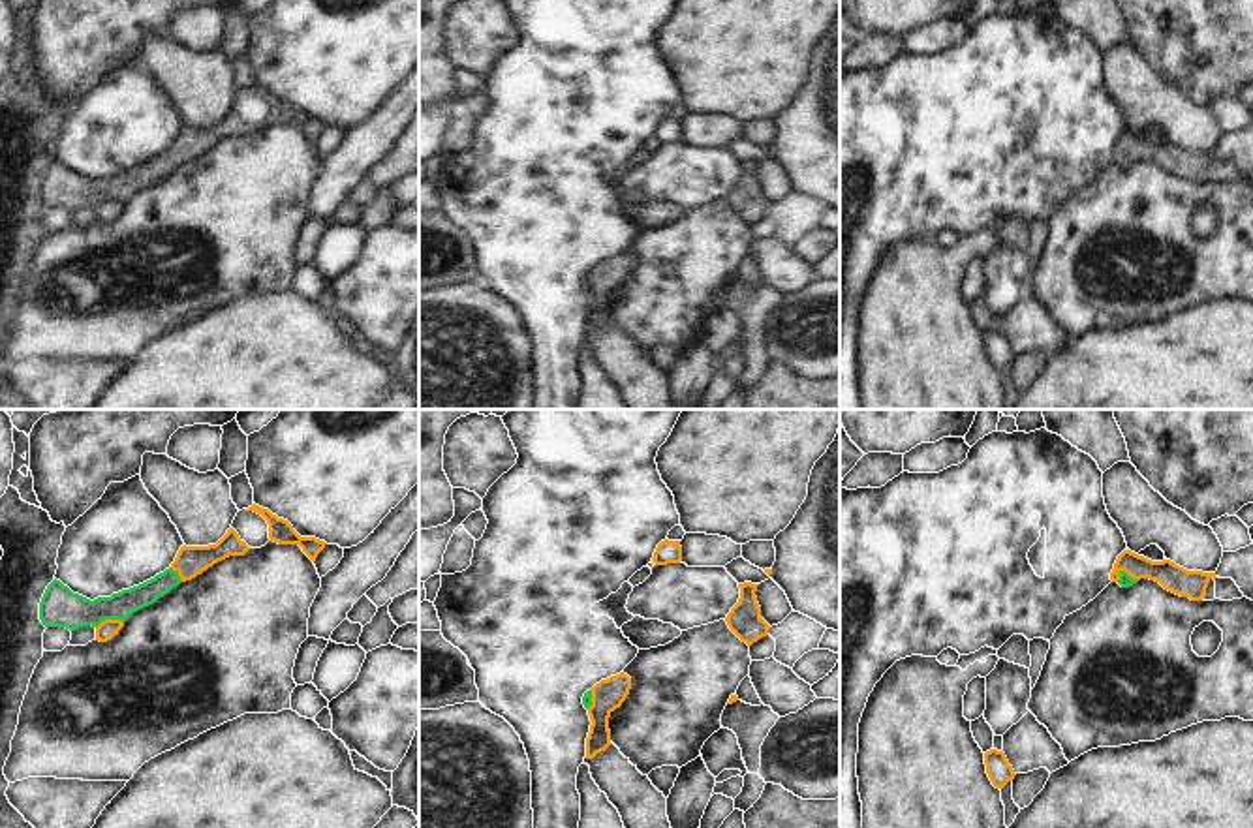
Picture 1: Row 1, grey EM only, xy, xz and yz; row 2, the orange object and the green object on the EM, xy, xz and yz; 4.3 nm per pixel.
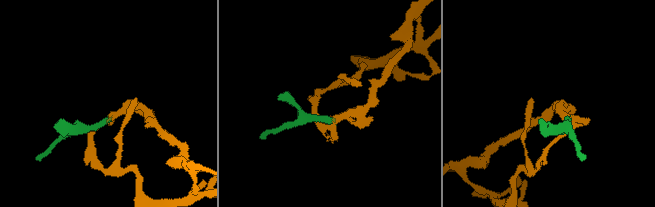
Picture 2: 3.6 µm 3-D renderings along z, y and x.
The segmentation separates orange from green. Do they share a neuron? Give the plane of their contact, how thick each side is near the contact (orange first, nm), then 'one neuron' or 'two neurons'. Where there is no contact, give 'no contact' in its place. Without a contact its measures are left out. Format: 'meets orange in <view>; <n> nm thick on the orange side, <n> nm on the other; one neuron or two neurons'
meets orange in xy; 80 nm thick on the orange side, 170 nm on the other; one neuron

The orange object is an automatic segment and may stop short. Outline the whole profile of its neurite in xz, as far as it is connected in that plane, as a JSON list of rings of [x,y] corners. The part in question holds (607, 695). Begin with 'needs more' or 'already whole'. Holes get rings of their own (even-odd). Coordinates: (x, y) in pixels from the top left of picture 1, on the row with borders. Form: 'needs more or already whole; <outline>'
needs more; [[[624,672],[601,680],[584,693],[582,704],[590,715],[590,732],[586,738],[586,757],[594,759],[611,745],[609,717],[622,706],[631,689],[631,678]]]

